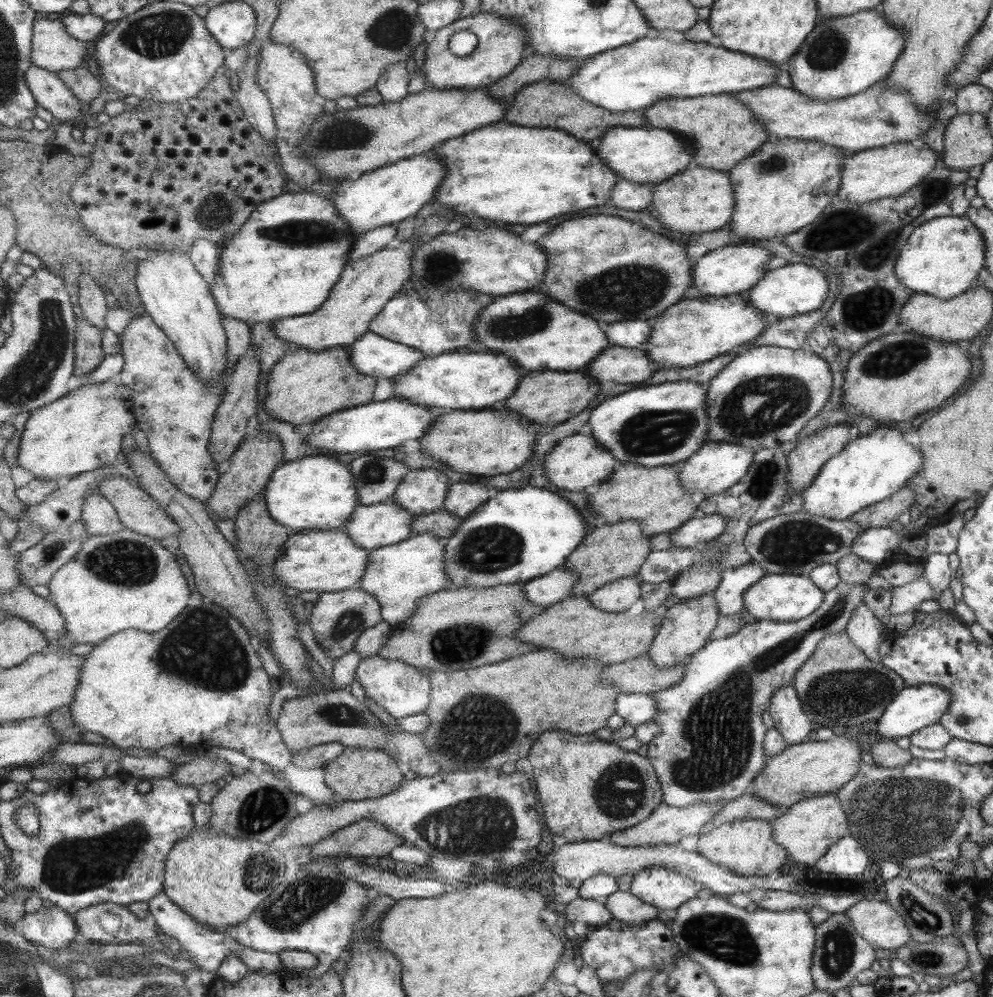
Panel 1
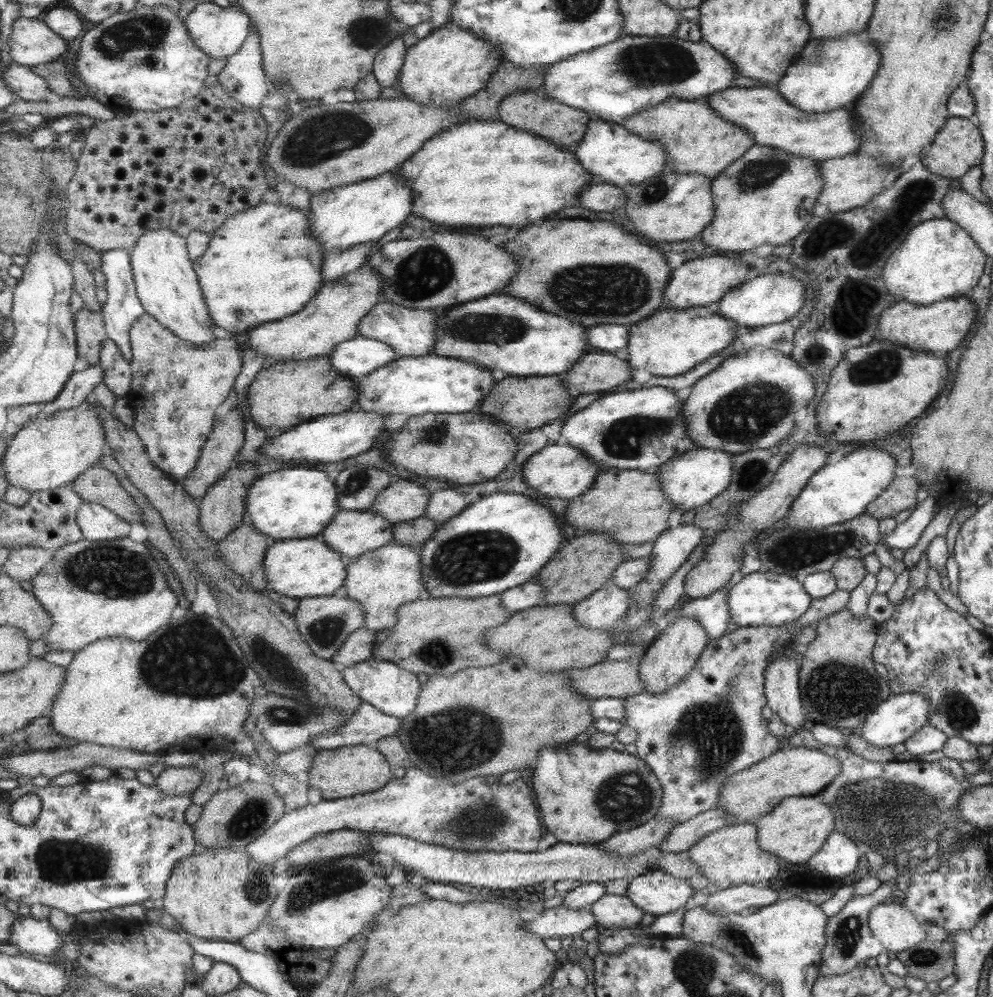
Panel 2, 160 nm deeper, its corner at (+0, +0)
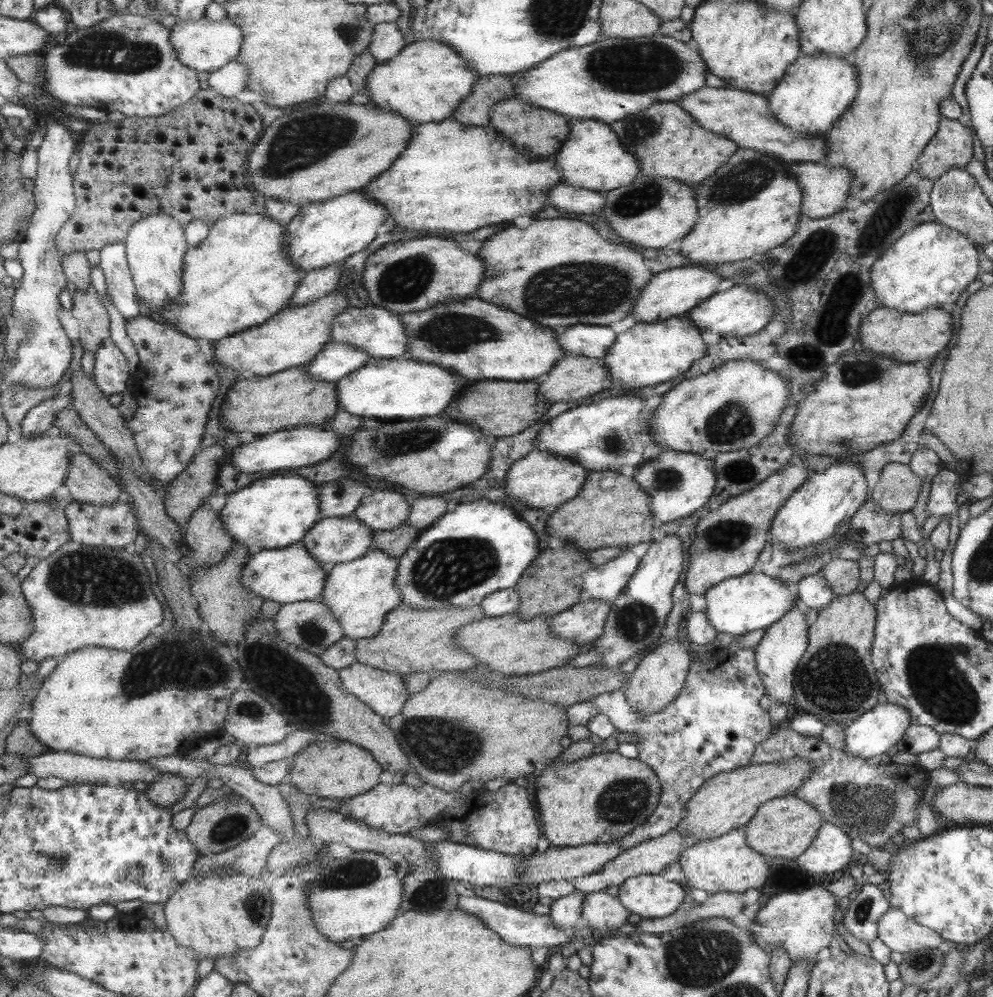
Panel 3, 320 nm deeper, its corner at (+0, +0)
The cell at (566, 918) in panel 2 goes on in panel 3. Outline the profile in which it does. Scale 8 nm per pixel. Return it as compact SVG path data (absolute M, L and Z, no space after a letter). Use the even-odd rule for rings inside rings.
M464 894L459 901L459 909L471 913L473 916L478 916L491 930L498 932L507 944L513 946L533 948L545 948L563 944L570 938L570 933L567 930L555 928L555 923L549 914L539 915L519 908L501 904L501 902L493 902L487 898L477 898L477 896L469 896Z

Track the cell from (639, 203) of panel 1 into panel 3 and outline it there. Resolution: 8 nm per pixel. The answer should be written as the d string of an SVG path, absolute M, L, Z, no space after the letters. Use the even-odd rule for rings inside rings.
M563 183L551 188L551 192L547 196L549 196L551 204L555 206L555 210L559 210L561 214L565 214L565 210L575 212L575 214L593 214L593 212L601 210L605 204L603 193L566 187Z

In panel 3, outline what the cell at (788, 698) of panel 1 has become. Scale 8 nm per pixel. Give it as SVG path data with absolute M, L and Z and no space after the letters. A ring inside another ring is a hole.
M797 600L795 606L778 623L764 630L765 634L754 648L756 670L761 678L762 688L772 702L786 705L793 699L797 664L809 643L809 627L803 613L804 608Z

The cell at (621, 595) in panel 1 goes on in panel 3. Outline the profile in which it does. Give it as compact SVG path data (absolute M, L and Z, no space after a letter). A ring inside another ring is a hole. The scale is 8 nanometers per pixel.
M581 599L569 609L555 614L551 631L555 637L581 647L602 635L610 610L611 604L602 600Z

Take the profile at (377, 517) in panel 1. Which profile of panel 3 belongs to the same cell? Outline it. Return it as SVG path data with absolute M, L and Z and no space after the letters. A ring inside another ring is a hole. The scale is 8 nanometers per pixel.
M354 515L324 518L311 528L303 543L307 550L323 563L324 568L330 571L338 564L357 560L367 554L374 544L374 532L373 528L363 524L363 521Z

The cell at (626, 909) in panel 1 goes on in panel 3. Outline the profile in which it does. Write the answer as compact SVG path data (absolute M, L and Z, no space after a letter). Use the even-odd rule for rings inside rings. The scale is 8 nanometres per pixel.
M598 891L585 894L582 900L582 918L587 921L591 928L615 931L615 926L621 926L629 914L627 909L618 898Z

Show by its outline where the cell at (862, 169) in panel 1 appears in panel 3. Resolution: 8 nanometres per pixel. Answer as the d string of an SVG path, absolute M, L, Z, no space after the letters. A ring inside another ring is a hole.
M825 160L819 162L793 163L786 165L790 176L798 181L802 186L802 211L799 216L806 216L813 220L833 218L834 212L843 211L846 206L846 200L850 196L851 177L850 170L843 167L833 168Z

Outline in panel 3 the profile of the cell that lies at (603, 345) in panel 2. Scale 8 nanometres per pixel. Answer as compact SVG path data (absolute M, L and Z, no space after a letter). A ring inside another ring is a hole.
M573 325L557 331L558 344L565 355L601 359L615 340L615 333L607 326Z

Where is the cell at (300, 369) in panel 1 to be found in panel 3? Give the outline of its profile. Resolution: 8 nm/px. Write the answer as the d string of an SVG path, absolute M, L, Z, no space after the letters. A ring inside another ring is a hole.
M303 366L271 376L237 380L226 393L221 424L231 432L253 432L256 436L264 436L305 424L324 425L337 414L337 408L341 408L337 383L315 380Z

